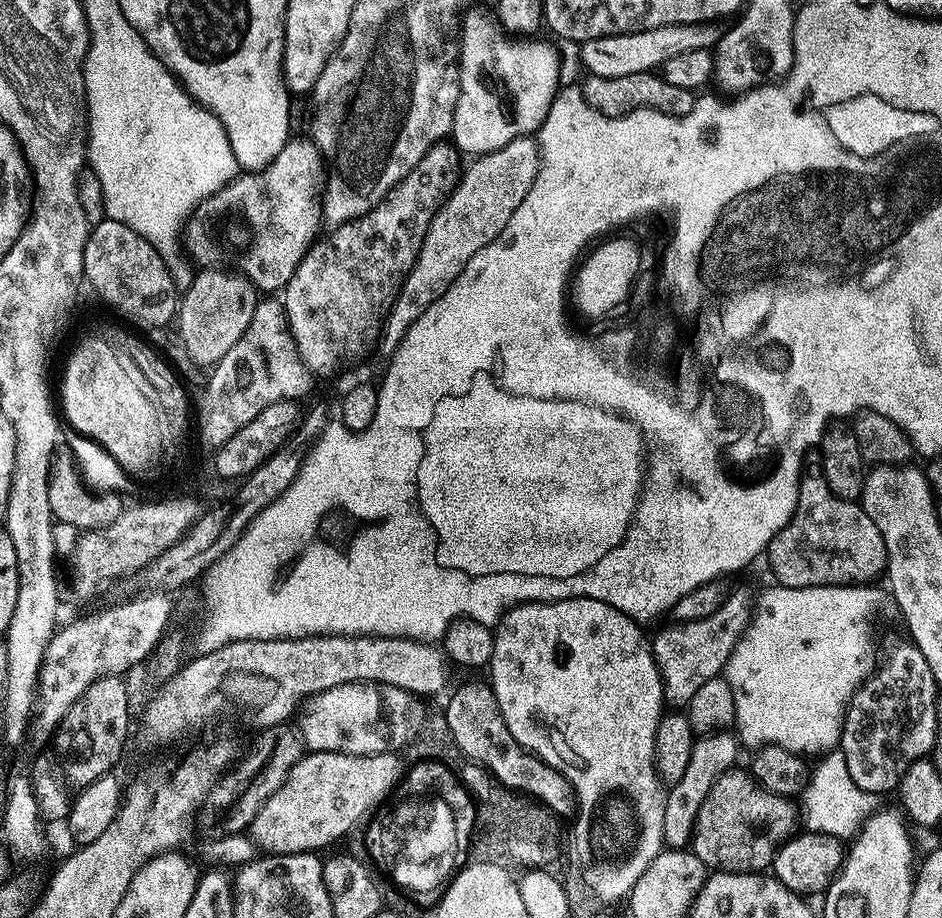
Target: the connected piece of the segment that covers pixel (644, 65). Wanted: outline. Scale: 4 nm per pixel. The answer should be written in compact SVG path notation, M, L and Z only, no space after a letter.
M716 22L701 24L667 24L641 32L627 32L586 40L580 44L580 63L593 76L622 78L625 74L642 74L653 71L674 54L686 54L690 50L715 49L722 35Z

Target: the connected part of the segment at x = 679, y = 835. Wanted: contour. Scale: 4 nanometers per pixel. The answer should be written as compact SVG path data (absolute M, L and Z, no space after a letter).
M731 731L713 732L710 736L700 736L692 745L690 762L682 778L667 789L664 797L664 817L662 818L662 834L665 845L672 850L684 850L691 845L696 830L696 819L702 802L706 802L706 794L714 786L714 782L723 772L737 763L736 748L738 740Z

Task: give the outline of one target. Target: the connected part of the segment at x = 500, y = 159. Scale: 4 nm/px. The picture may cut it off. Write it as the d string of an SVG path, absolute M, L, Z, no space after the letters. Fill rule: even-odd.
M523 136L498 150L488 152L484 156L475 157L471 161L472 165L463 169L460 183L454 191L444 201L442 207L436 211L436 217L430 222L426 238L422 242L422 250L410 270L410 274L405 278L404 285L400 288L400 293L396 296L394 306L388 312L388 318L384 321L382 329L382 344L388 350L396 349L400 344L400 339L406 334L409 326L418 319L422 313L429 308L435 300L462 274L466 262L478 254L478 250L485 248L491 240L495 240L496 235L503 230L506 222L510 222L510 214L518 210L518 202L530 194L530 186L540 169L540 149L537 141L532 136Z

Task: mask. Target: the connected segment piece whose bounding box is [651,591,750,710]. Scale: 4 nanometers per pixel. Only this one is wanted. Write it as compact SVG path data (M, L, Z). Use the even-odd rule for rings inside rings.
M733 591L714 614L701 620L672 622L669 628L657 634L656 640L654 636L651 641L652 657L656 659L656 669L660 671L664 702L669 709L683 709L705 682L723 673L749 614L750 596L748 600L746 593Z

